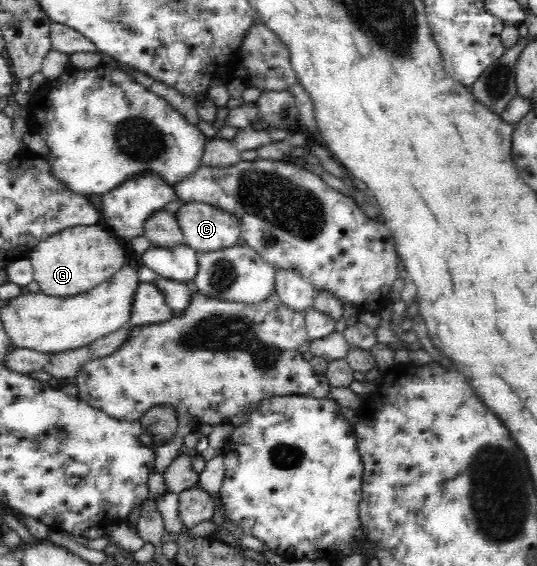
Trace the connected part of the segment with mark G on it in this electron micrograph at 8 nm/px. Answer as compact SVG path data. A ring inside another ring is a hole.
M76 226L65 228L50 236L27 255L34 270L34 281L48 296L74 296L90 291L107 282L126 262L126 252L108 228L102 226Z

